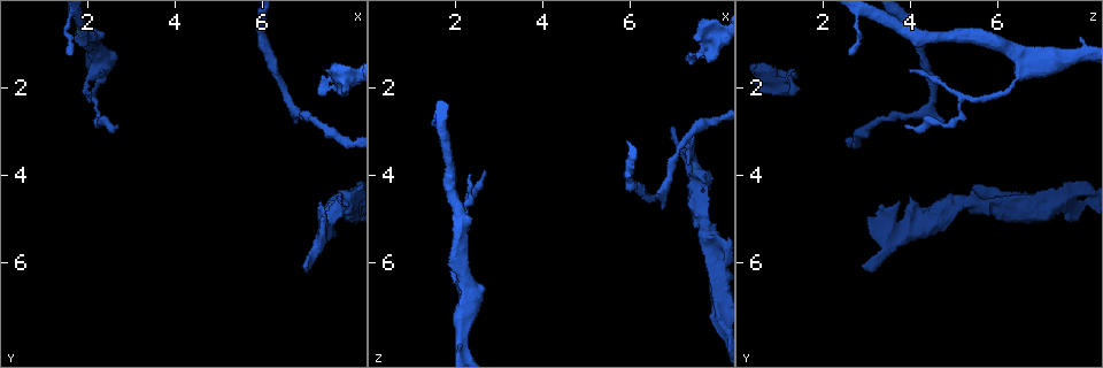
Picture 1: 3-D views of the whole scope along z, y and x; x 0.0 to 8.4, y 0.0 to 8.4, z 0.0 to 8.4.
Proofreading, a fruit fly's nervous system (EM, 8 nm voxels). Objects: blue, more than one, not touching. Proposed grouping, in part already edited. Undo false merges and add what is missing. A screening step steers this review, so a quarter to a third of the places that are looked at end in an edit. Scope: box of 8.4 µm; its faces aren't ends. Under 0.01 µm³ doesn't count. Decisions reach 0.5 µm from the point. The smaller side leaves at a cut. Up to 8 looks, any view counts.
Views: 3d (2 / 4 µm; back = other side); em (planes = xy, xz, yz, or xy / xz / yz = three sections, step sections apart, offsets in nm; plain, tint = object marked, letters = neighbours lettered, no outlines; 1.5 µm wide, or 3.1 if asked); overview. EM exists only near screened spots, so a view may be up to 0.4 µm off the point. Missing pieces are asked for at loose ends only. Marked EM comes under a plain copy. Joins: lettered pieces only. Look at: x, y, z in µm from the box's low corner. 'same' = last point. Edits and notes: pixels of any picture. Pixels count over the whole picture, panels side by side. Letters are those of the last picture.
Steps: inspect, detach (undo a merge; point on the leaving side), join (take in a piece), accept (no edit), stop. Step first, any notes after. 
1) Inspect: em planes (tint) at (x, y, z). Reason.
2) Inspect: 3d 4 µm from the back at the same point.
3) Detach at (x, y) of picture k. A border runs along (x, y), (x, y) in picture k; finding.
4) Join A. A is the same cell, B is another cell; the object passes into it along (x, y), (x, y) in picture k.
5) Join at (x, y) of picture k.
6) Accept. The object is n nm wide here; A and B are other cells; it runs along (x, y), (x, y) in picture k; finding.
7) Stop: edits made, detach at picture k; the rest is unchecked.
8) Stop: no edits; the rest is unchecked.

Inspect: em planes (letters) at (7.00, 6.10, 2.95). Free end.

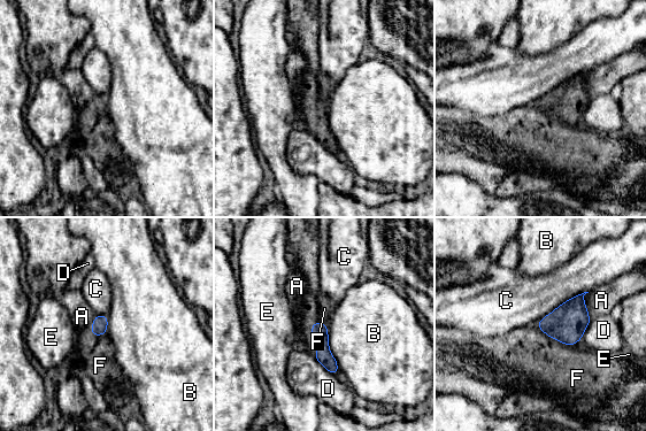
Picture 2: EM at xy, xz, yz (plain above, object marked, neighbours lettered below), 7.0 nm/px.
Accept. The object is 110 nm wide here; A, B, C, D, E and F are other cells; it runs along (316, 325), (323, 355), (333, 370) in picture 2; no lettered piece goes on from it.

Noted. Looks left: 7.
Inspect: 3d 4 µm at (7.25, 2.15, 1.40). An open end.

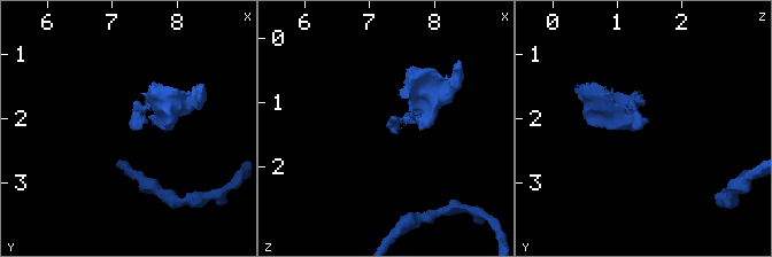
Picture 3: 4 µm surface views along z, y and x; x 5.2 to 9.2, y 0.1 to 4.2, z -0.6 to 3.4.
Inspect: em planes (letters) at (7.25, 2.10, 1.35). Now the EM.

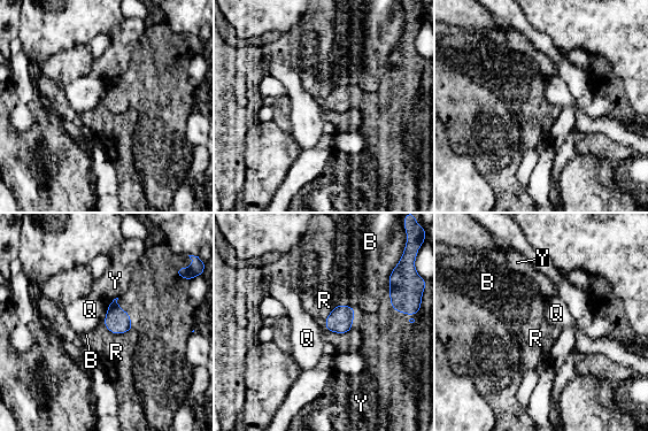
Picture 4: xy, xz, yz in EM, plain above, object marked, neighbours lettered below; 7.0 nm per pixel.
Accept. The object is 170 nm wide here; B, Q, R and Y are other cells; a border runs along (338, 303), (325, 326), (346, 333) in picture 4; none of them fits.

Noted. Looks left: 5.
Inspect: em xy step 8 (tint) at (2.10, 2.20, 5.25). Branch point.

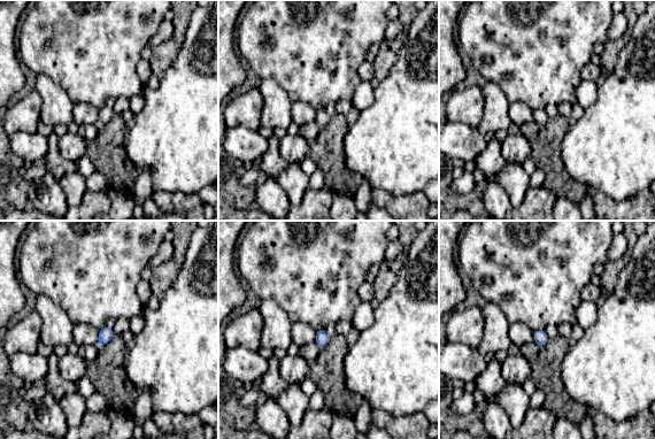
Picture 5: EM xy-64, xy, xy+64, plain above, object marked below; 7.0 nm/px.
Inspect: em planes (letters) at the same point. Cut it another way.

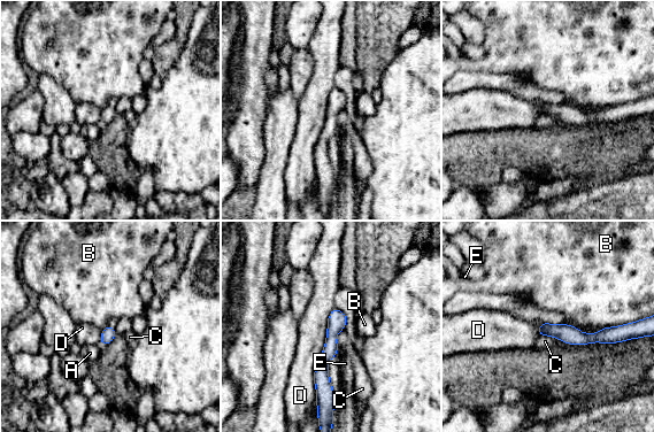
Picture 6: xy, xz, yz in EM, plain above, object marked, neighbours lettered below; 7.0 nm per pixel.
Accept. The longest contact is with D, 700 nm; A, B, C, D and E are other cells; it runs along (336, 311), (323, 360), (328, 400) in picture 6; one neuron here.

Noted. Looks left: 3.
Stop: no edits; the rest is unchecked.

